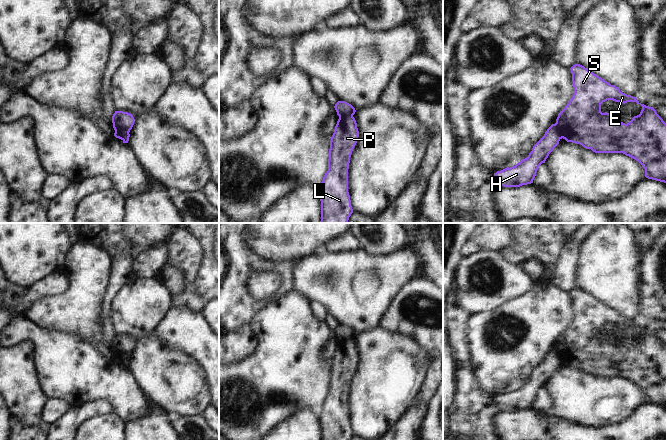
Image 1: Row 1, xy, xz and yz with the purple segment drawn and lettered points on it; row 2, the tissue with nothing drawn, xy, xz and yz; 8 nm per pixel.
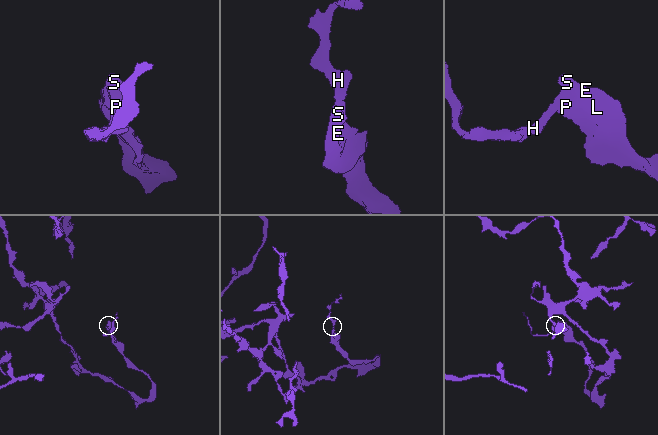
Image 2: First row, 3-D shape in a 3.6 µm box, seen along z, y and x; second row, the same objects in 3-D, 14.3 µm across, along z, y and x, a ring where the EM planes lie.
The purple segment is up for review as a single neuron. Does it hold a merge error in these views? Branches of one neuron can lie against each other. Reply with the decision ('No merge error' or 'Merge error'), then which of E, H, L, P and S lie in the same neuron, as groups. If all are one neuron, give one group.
Merge error. Groups: E L P S / H

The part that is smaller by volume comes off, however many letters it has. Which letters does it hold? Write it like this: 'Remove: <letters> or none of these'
Remove: H

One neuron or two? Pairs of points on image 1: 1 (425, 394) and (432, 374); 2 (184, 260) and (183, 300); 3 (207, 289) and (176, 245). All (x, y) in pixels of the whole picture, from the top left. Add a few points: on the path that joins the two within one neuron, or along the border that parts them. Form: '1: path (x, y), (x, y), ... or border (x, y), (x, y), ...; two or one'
1: path (427, 389), (432, 379); one
2: path (189, 270), (189, 290); one
3: border (202, 251), (195, 280), (200, 297); two

